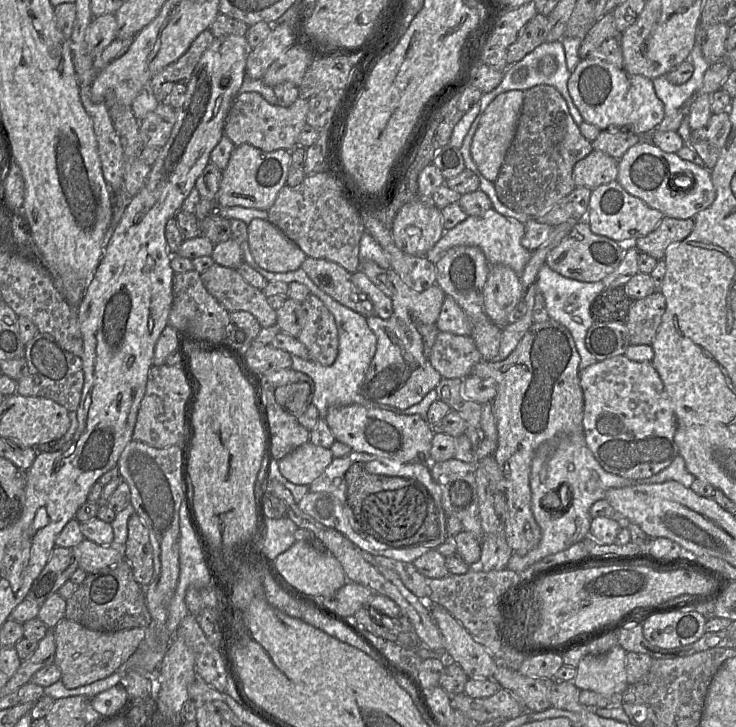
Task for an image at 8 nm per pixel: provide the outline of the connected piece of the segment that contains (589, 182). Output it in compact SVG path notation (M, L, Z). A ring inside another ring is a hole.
M592 150L579 160L573 168L573 180L576 187L590 190L617 180L618 160L608 154Z

